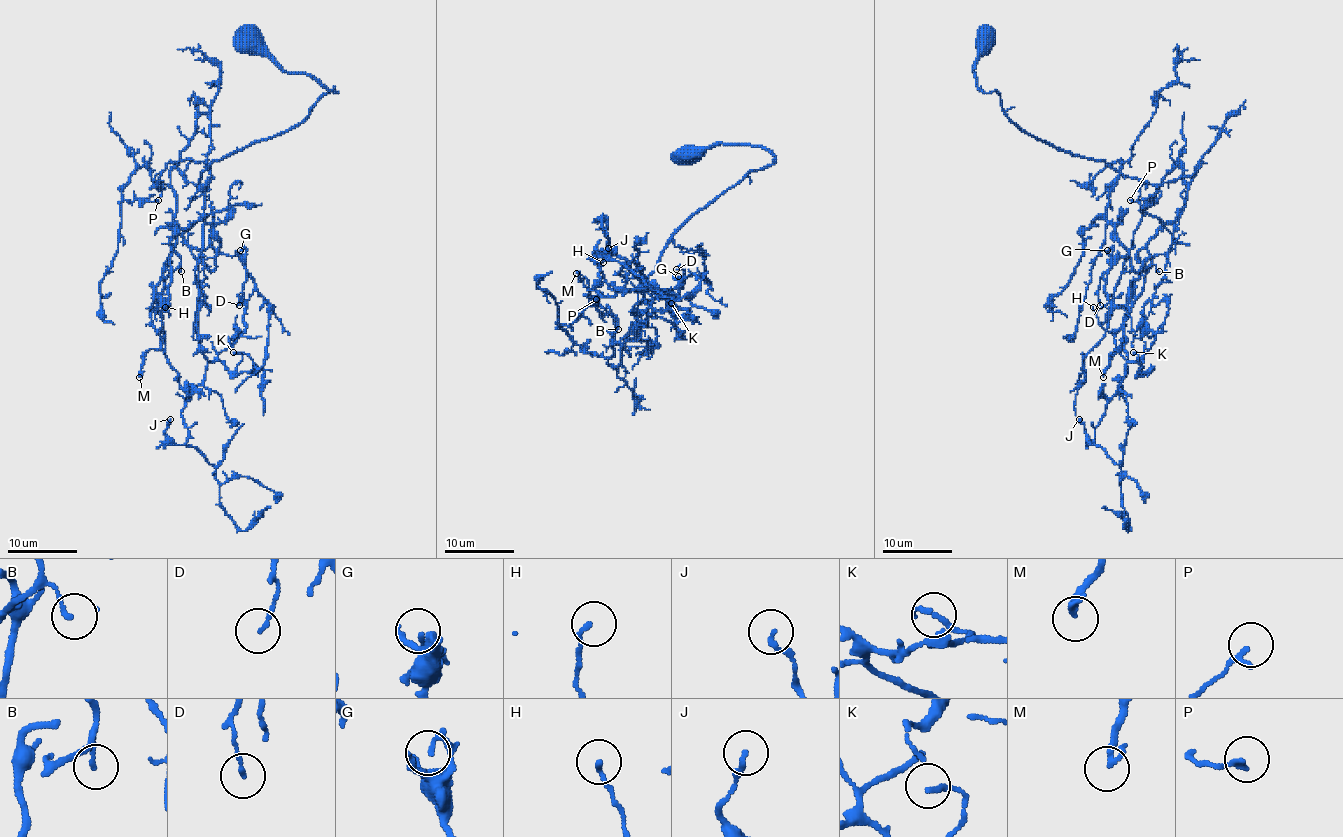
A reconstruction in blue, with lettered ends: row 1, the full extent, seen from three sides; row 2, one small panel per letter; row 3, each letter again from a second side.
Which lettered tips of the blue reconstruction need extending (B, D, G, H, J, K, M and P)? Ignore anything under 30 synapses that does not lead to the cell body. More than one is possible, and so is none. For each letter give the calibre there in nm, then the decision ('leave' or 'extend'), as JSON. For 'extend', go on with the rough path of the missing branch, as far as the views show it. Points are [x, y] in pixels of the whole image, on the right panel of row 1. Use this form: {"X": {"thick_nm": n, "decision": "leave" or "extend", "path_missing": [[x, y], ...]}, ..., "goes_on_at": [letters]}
{"B": {"thick_nm": 130, "decision": "leave"}, "D": {"thick_nm": 140, "decision": "leave"}, "G": {"thick_nm": 140, "decision": "leave"}, "H": {"thick_nm": 150, "decision": "leave"}, "J": {"thick_nm": 180, "decision": "leave"}, "K": {"thick_nm": 130, "decision": "leave"}, "M": {"thick_nm": 220, "decision": "extend"}, "P": {"thick_nm": 160, "decision": "leave"}, "goes_on_at": ["M"]}

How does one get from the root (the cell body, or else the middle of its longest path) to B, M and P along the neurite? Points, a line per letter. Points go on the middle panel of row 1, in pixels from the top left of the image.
B: (685, 157), (748, 143), (774, 161), (673, 236), (638, 292), (622, 360), (610, 366), (611, 317), (618, 329)
M: (685, 157), (748, 143), (774, 161), (673, 236), (638, 292), (617, 366), (618, 320), (576, 273)
P: (685, 157), (748, 143), (774, 161), (673, 236), (638, 292), (636, 325), (617, 366), (559, 325), (596, 299)

